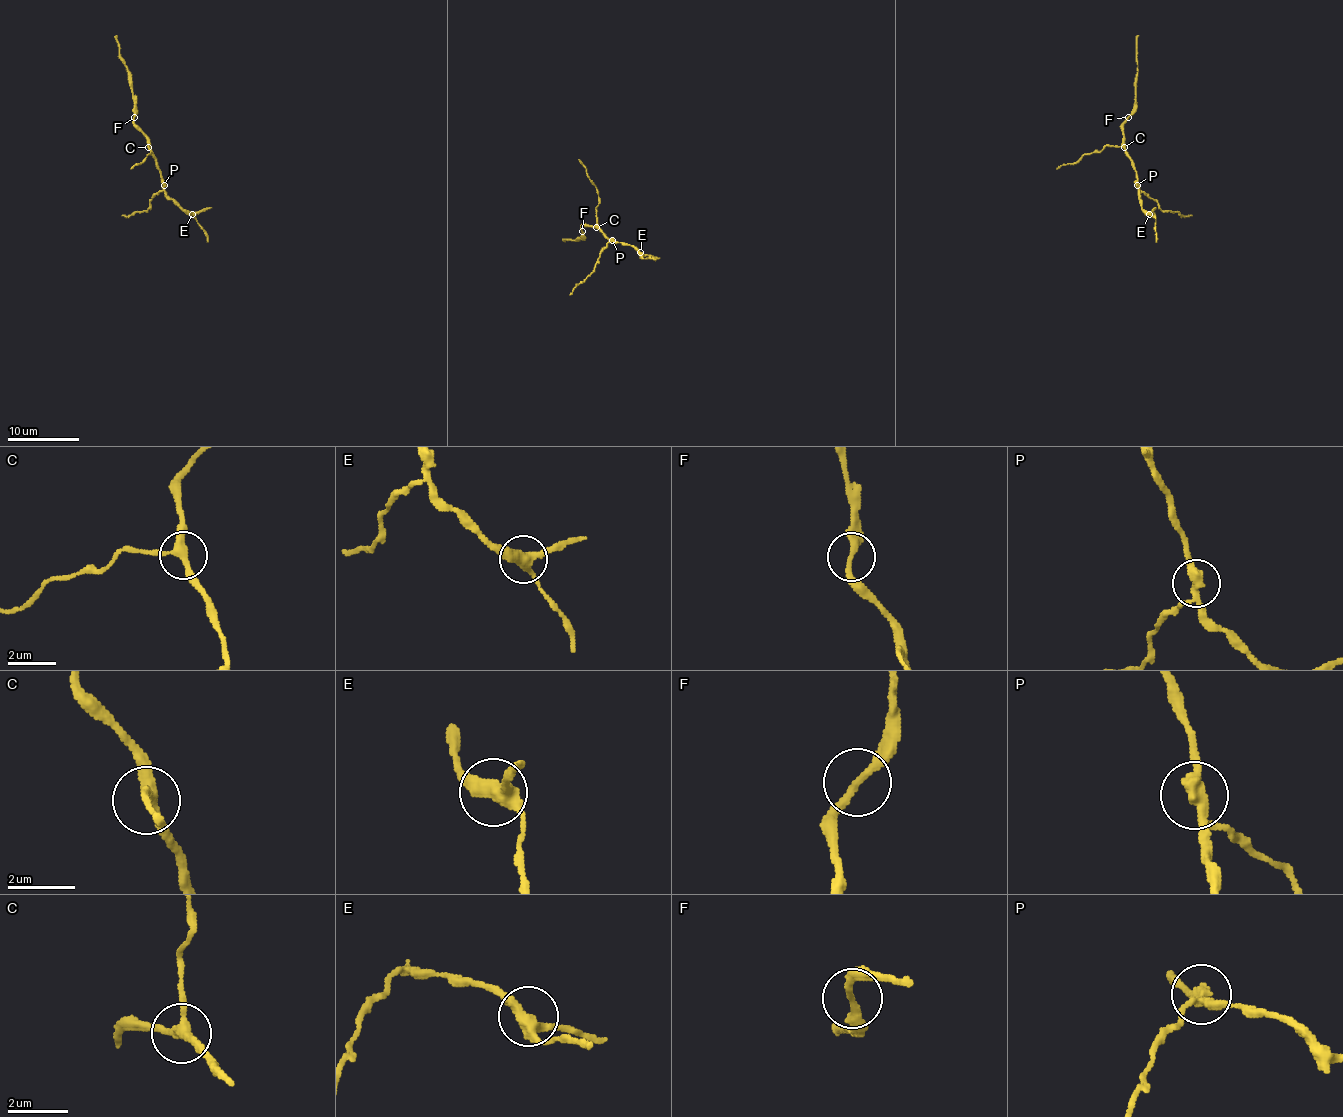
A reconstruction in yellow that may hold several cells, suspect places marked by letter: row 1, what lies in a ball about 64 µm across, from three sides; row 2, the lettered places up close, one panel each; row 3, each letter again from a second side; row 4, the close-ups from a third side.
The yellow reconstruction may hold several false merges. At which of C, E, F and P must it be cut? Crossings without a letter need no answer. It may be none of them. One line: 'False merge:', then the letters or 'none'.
False merge: P

